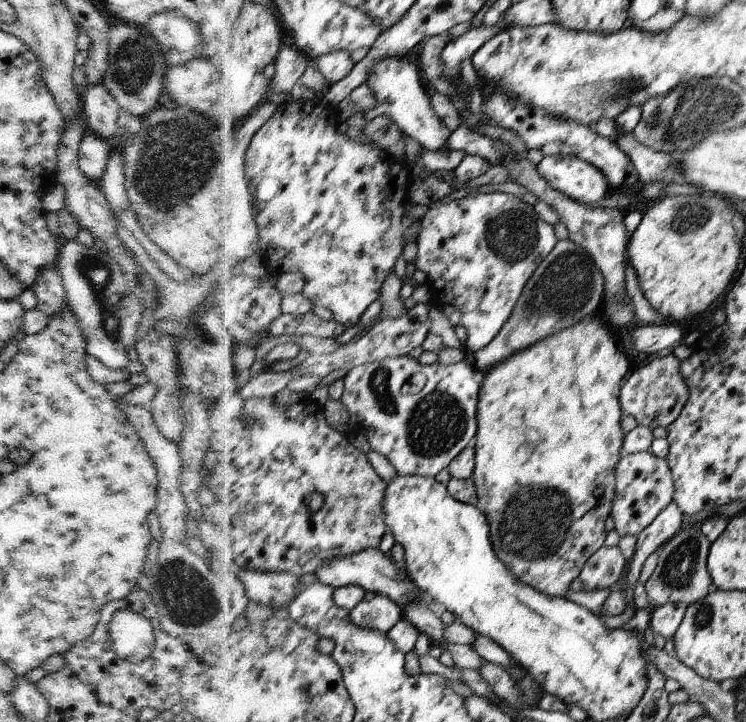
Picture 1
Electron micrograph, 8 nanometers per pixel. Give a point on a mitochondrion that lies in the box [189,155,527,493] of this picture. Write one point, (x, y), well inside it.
(437, 423)

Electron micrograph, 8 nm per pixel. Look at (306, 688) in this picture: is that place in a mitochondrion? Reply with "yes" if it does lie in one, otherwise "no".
yes

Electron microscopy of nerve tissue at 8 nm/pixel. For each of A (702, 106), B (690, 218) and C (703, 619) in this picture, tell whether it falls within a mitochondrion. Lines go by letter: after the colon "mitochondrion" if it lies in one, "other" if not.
A: mitochondrion
B: mitochondrion
C: mitochondrion

